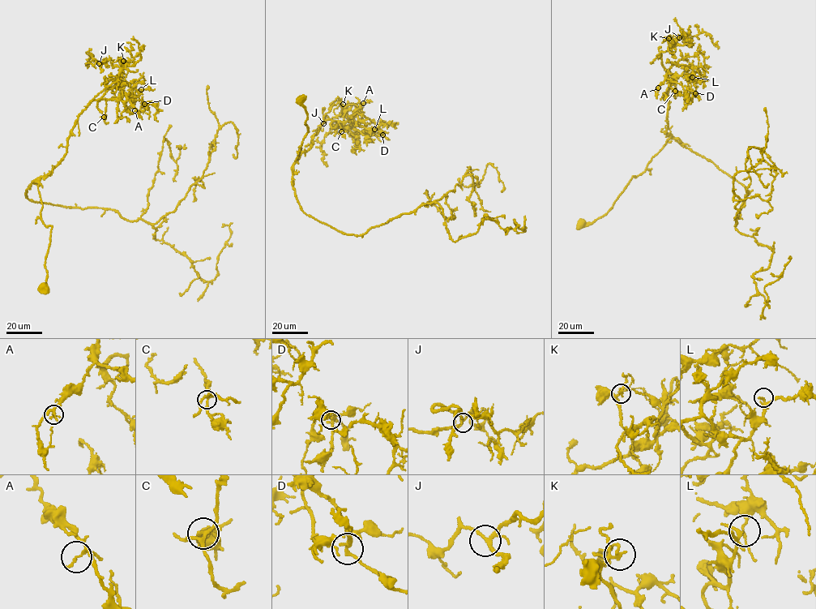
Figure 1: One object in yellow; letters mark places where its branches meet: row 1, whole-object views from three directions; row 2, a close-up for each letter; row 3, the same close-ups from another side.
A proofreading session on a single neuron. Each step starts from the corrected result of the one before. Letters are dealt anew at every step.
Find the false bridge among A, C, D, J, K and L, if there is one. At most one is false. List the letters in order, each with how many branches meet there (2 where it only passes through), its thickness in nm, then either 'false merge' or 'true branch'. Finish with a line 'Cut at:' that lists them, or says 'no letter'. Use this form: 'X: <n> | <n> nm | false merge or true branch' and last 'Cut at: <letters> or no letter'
A: 3 | 140 nm | true branch
C: 4 | 190 nm | true branch
D: 4 | 200 nm | true branch
J: 4 | 180 nm | true branch
K: 4 | 140 nm | true branch
L: 4 | 190 nm | true branch
Cut at: no letter

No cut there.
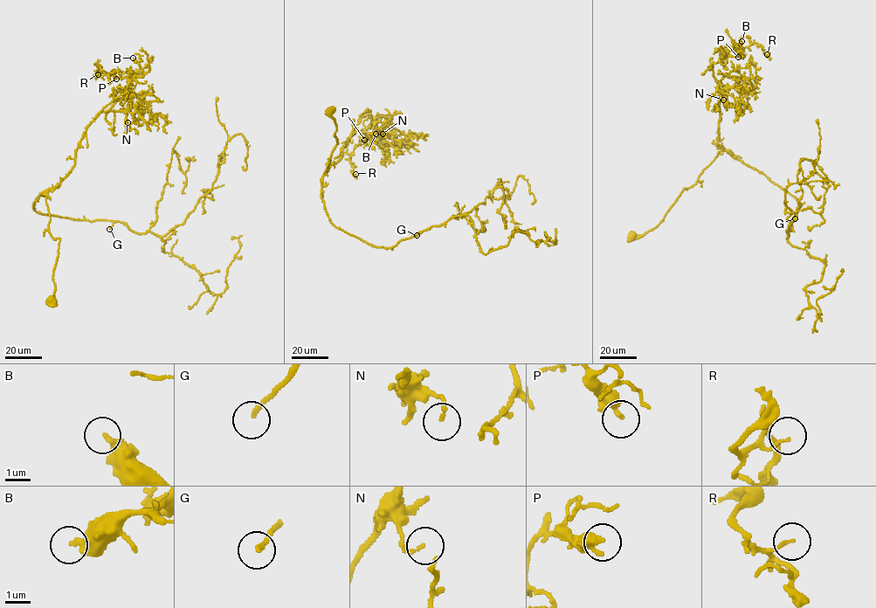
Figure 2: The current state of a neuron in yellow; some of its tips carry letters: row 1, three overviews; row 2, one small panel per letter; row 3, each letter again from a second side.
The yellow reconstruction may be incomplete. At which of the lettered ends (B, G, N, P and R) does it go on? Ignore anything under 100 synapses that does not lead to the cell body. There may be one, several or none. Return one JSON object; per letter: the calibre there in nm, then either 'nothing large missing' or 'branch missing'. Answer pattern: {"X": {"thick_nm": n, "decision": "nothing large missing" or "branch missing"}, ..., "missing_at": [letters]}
{"B": {"thick_nm": 400, "decision": "nothing large missing"}, "G": {"thick_nm": 180, "decision": "branch missing"}, "N": {"thick_nm": 120, "decision": "nothing large missing"}, "P": {"thick_nm": 200, "decision": "nothing large missing"}, "R": {"thick_nm": 90, "decision": "nothing large missing"}, "missing_at": ["G"]}

